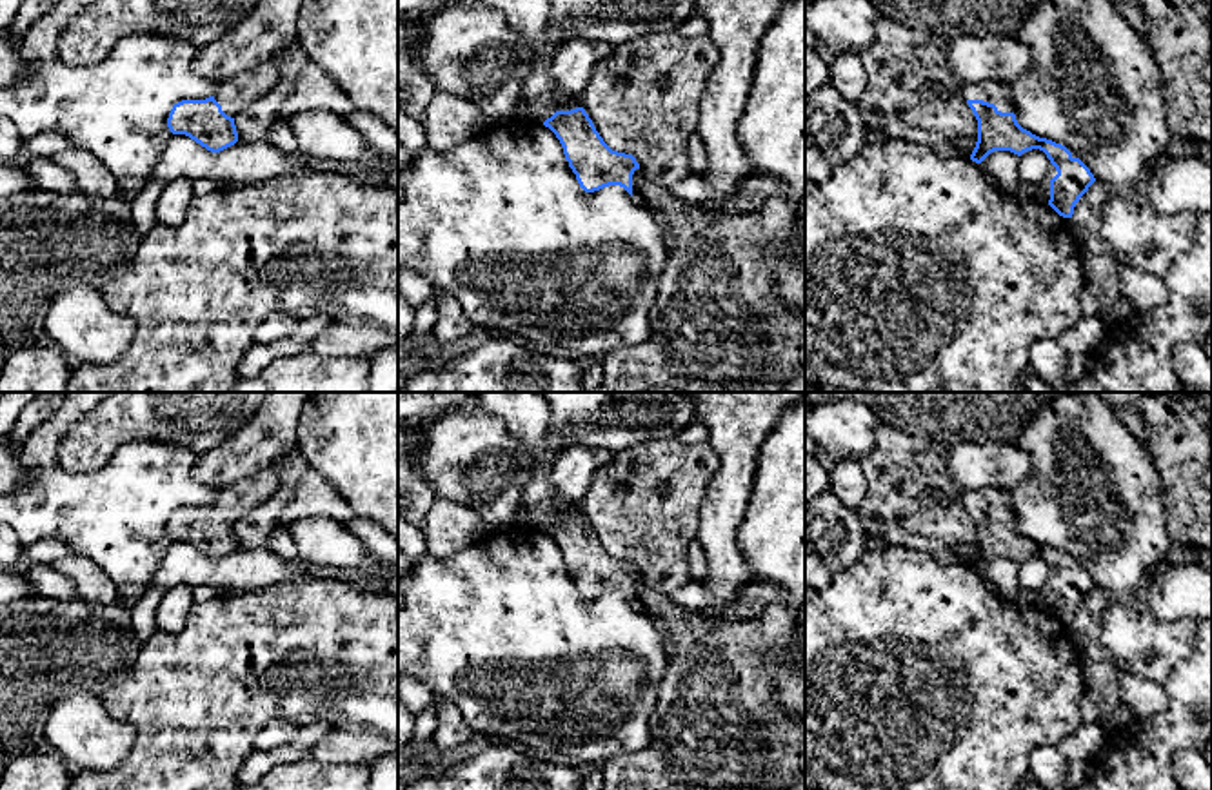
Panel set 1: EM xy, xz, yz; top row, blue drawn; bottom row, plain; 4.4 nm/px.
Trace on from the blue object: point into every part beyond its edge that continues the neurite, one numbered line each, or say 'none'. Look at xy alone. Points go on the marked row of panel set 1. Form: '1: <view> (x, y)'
1: xy (235, 95)

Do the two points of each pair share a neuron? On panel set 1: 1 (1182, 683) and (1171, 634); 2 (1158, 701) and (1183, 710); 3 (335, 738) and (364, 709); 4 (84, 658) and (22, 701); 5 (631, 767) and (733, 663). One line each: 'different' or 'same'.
1: different
2: different
3: different
4: same
5: same

